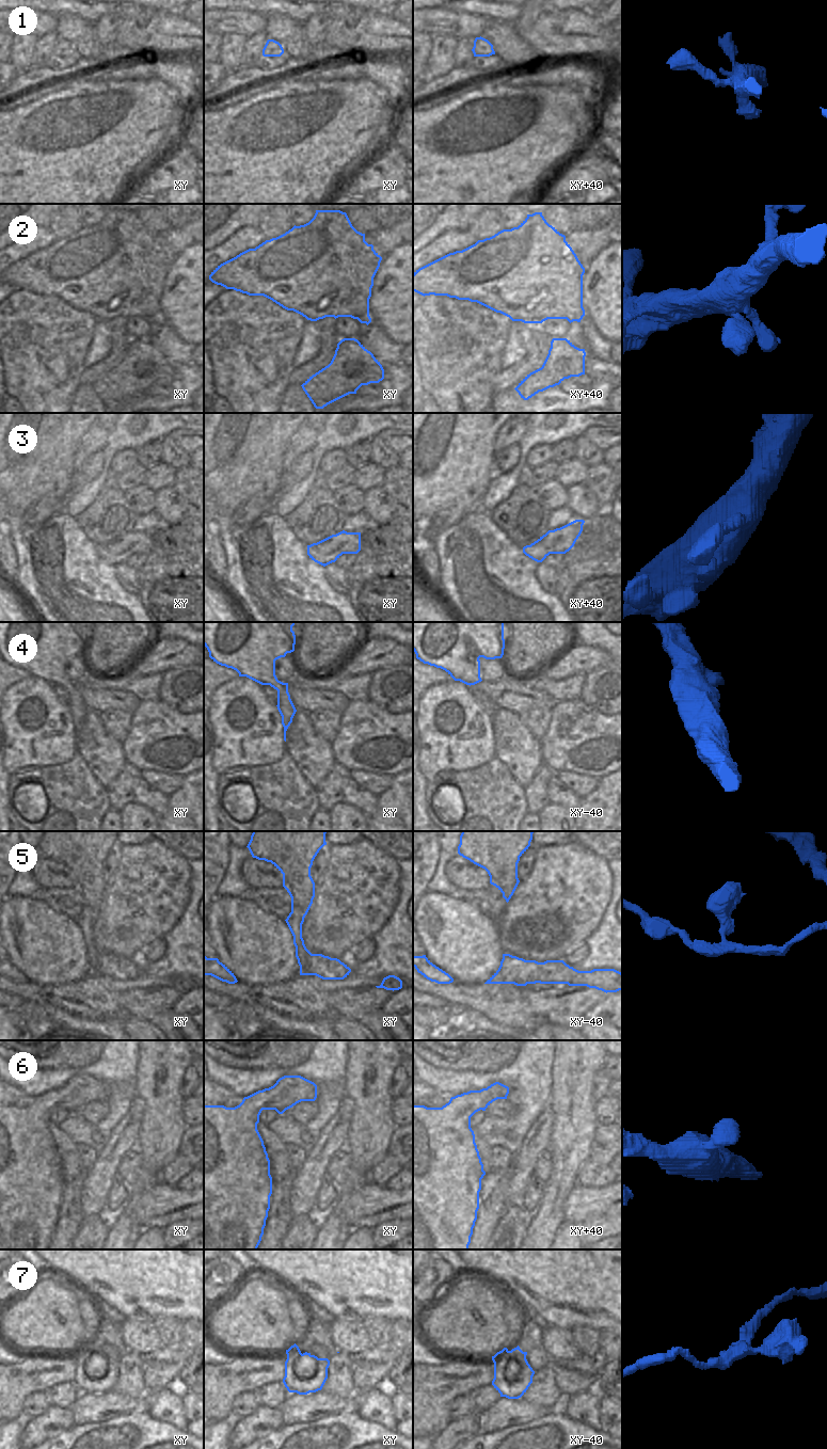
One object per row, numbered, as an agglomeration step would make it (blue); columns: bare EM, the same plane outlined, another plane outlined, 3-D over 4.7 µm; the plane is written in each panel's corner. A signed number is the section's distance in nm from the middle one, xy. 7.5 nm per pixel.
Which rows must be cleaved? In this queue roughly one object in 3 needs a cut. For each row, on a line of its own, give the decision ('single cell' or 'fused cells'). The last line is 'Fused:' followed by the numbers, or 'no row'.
1: single cell
2: single cell
3: single cell
4: single cell
5: fused cells
6: single cell
7: single cell
Fused: 5

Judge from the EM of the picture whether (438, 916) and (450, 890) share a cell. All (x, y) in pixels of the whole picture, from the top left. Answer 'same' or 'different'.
different

